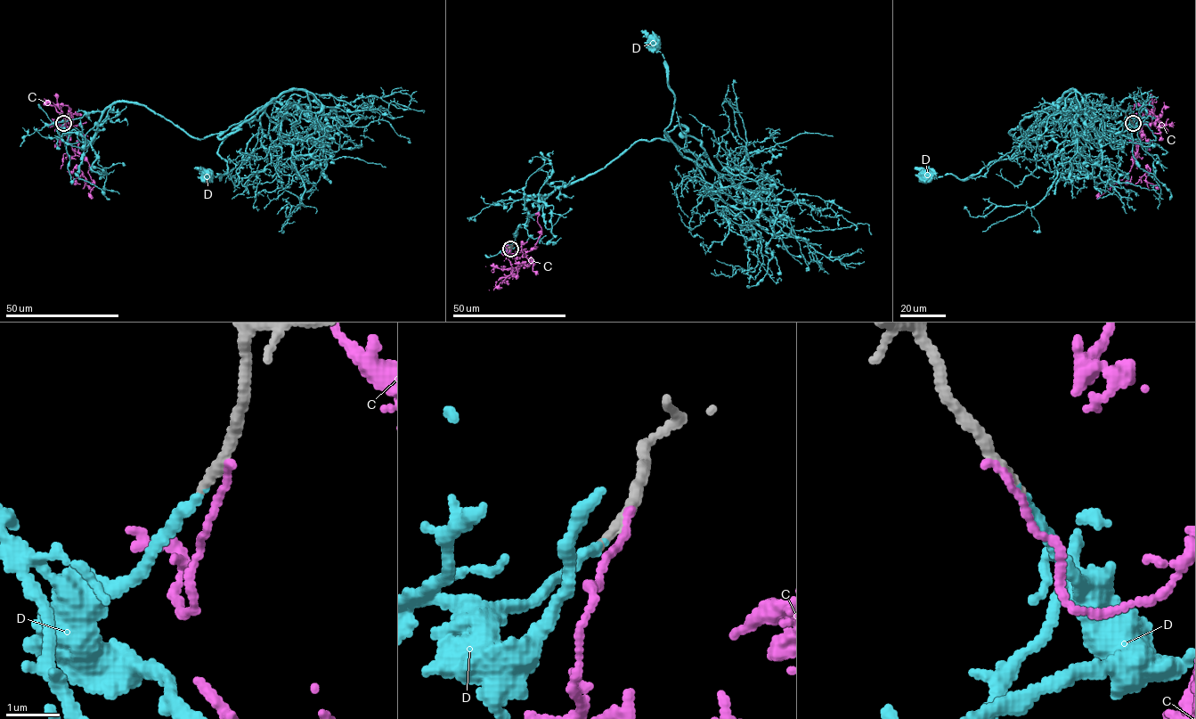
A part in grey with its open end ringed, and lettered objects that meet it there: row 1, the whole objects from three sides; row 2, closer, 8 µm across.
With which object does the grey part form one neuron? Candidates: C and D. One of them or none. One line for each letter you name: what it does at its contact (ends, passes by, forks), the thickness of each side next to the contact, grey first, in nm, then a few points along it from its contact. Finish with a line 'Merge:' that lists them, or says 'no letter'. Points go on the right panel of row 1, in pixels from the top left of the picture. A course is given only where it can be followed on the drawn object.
D: it ends there; 200 nm thick on the grey side, 150 nm on the other; it runs (1133, 123), (1095, 142), (1066, 102), (1024, 138), (1064, 99), (1077, 112), (1009, 158), (964, 179), (927, 175)
Merge: D

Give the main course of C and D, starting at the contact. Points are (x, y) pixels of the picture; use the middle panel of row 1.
C: (512, 248), (508, 257), (524, 249), (536, 248), (541, 228), (535, 214)
D: (511, 249), (557, 188), (639, 140), (692, 151), (720, 186), (710, 192), (666, 134), (674, 94), (654, 43)

